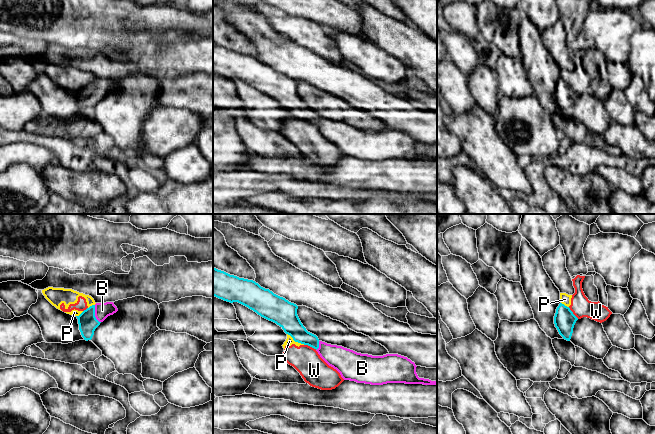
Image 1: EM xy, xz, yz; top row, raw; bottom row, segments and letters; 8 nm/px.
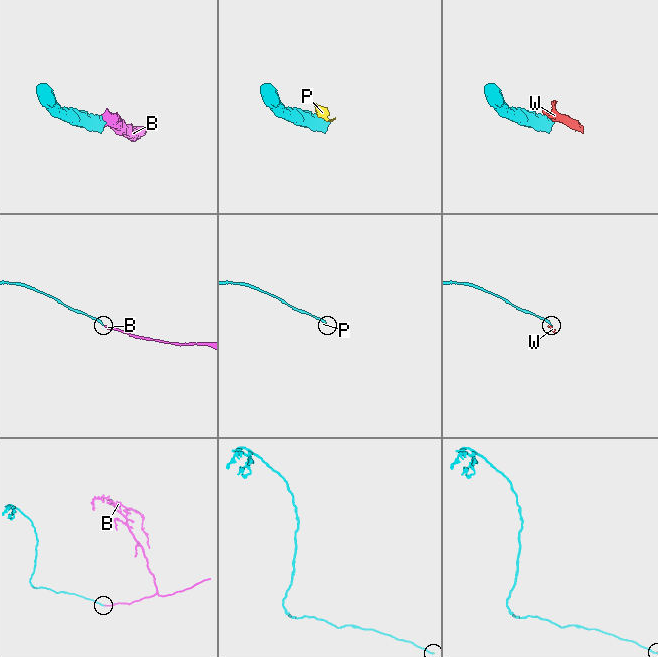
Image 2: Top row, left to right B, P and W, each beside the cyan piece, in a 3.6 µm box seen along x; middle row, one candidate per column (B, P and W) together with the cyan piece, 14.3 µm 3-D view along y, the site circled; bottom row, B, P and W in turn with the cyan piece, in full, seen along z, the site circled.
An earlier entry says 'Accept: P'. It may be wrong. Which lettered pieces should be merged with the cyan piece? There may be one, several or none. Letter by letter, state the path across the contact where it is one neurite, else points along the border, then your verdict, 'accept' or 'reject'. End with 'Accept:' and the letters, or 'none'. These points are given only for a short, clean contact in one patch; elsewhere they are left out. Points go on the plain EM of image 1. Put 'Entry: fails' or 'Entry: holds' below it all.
B: way xy (87, 97), (94, 90), (102, 86); accept
P: border xz (287, 109), (295, 117), (304, 120); reject
W: border xz (304, 120), (316, 125); reject
Accept: B
Entry: fails

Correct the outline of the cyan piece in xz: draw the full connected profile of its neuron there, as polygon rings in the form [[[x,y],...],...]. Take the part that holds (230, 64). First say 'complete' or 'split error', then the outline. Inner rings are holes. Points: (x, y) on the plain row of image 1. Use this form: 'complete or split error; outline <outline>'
split error; outline [[[213,43],[213,72],[230,79],[238,78],[261,93],[276,99],[295,118],[314,124],[344,156],[371,161],[437,160],[437,157],[419,154],[416,149],[417,142],[407,133],[398,130],[383,132],[361,130],[320,117],[301,99],[296,80],[261,63],[253,56],[239,54]]]

